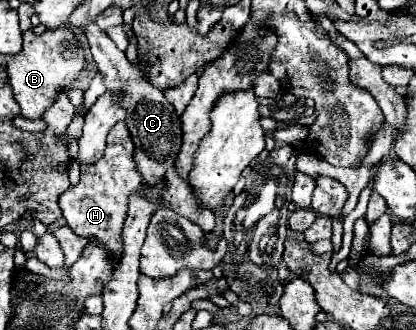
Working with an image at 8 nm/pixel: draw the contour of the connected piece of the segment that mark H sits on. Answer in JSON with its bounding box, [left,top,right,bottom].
[60,122,140,266]

